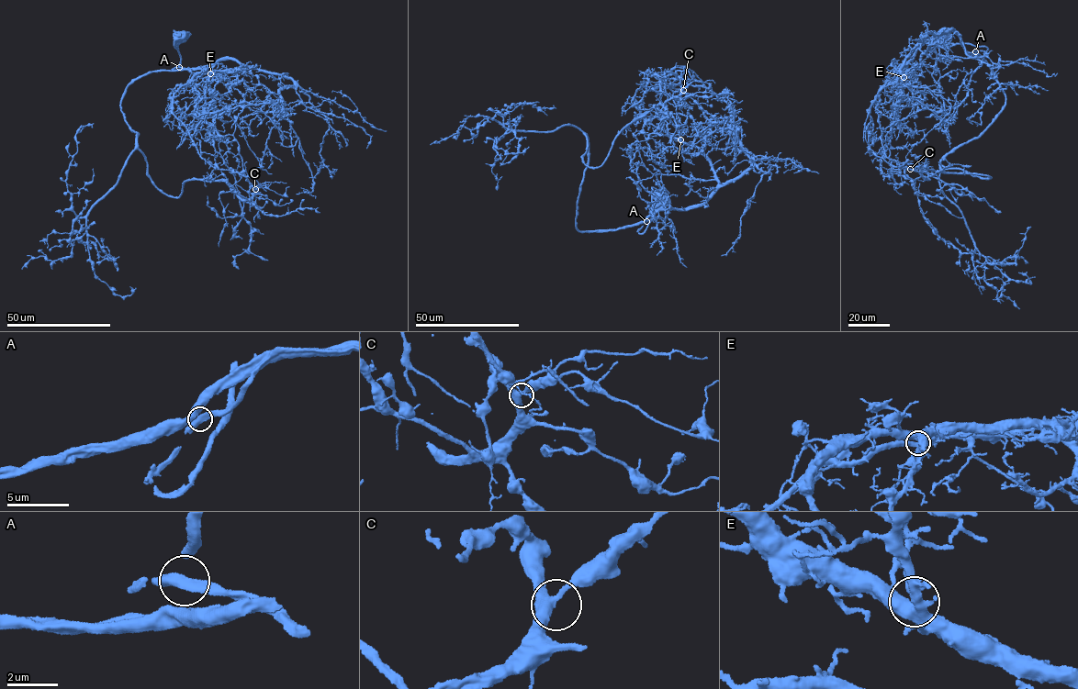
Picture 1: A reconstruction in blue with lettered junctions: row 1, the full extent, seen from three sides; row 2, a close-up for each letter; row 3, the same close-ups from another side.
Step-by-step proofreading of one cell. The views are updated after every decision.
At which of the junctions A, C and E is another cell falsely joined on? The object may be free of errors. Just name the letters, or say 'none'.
none

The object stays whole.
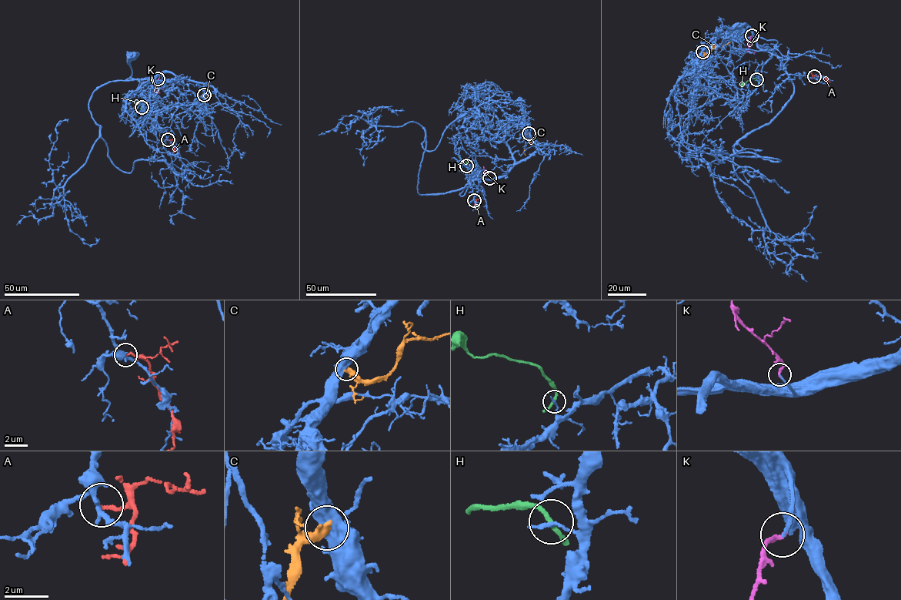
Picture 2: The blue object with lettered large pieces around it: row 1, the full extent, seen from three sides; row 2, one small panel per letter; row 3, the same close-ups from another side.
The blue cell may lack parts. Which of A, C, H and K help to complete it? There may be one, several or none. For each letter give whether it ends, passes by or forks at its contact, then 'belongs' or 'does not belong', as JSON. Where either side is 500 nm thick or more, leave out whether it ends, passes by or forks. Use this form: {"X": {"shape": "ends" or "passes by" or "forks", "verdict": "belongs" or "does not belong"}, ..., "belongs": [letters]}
{"A": {"shape": "ends", "verdict": "does not belong"}, "C": {"verdict": "does not belong"}, "H": {"shape": "passes by", "verdict": "does not belong"}, "K": {"shape": "ends", "verdict": "belongs"}, "belongs": ["K"]}

